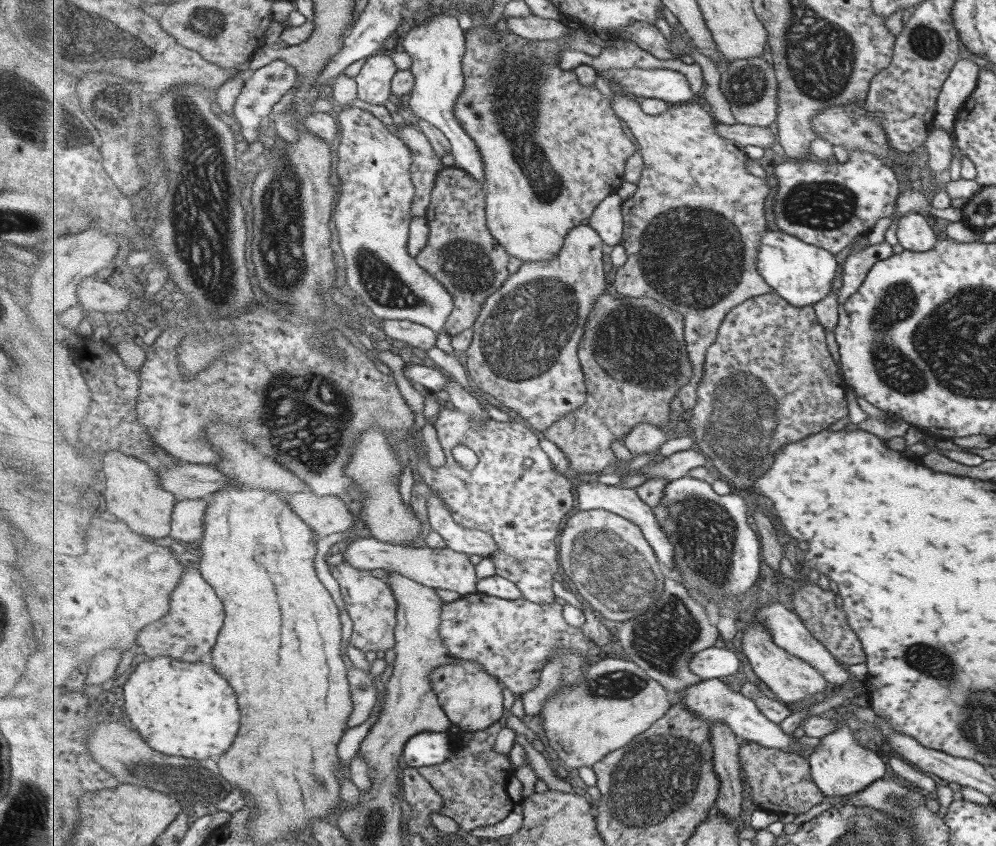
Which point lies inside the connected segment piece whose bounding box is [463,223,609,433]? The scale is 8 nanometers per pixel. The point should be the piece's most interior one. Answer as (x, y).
(540, 313)

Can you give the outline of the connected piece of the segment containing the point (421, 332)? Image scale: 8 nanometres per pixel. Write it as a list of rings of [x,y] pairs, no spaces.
[[[382,319],[375,323],[380,325],[391,339],[396,340],[396,344],[413,346],[426,351],[437,346],[439,340],[435,330],[410,320]]]

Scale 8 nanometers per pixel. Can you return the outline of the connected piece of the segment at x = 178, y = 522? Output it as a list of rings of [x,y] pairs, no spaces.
[[[202,499],[177,502],[172,514],[170,539],[197,546],[203,540],[204,516],[208,505]]]

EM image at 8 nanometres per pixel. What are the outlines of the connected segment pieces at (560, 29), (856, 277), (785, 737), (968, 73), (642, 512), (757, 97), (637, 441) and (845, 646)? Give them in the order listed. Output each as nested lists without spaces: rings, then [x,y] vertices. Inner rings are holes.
[[[533,14],[528,17],[517,18],[515,16],[507,17],[507,26],[523,38],[531,40],[560,40],[572,32],[572,28],[565,26],[558,19],[543,19]]]
[[[879,239],[878,243],[867,244],[865,248],[849,253],[842,265],[841,288],[837,288],[838,305],[857,290],[874,262],[879,262],[891,254],[891,245],[883,239]]]
[[[710,679],[701,682],[701,684],[695,684],[695,686],[689,687],[682,693],[673,694],[671,701],[673,704],[675,702],[684,704],[693,714],[706,720],[711,725],[716,722],[728,722],[733,732],[742,740],[751,740],[767,748],[791,748],[789,752],[801,752],[801,750],[807,748],[800,749],[797,747],[799,746],[797,738],[801,737],[801,732],[787,734],[781,728],[780,724],[769,720],[769,718],[761,712],[756,701],[747,698],[747,696],[743,696],[739,691],[733,692],[733,690],[731,690],[725,682],[721,682],[721,680]]]
[[[961,60],[953,66],[953,69],[949,71],[948,77],[940,86],[935,103],[934,117],[931,123],[934,126],[940,126],[945,132],[949,133],[949,137],[958,110],[964,105],[964,102],[975,88],[977,75],[978,67],[973,62]]]
[[[578,477],[573,479],[572,482],[574,482],[576,495],[579,499],[578,510],[608,510],[609,512],[614,512],[615,514],[624,516],[627,520],[634,522],[637,526],[643,528],[645,539],[651,544],[654,551],[657,552],[657,556],[659,556],[669,568],[672,568],[673,575],[676,575],[675,545],[673,545],[673,541],[669,541],[669,538],[671,537],[667,537],[664,528],[661,528],[660,522],[658,521],[658,518],[656,518],[652,506],[641,500],[636,488],[620,488],[617,487],[617,485],[607,486],[607,484],[597,482],[594,477]]]
[[[763,56],[749,60],[731,61],[727,72],[720,72],[720,90],[730,103],[734,118],[739,123],[757,126],[771,126],[779,114],[779,83],[776,69]]]
[[[640,424],[627,436],[624,445],[633,456],[654,454],[665,442],[673,438],[677,438],[677,434],[674,432],[665,433],[653,424]]]
[[[816,583],[801,585],[800,592],[790,594],[794,596],[791,603],[794,610],[800,616],[811,634],[832,654],[839,662],[850,664],[861,664],[866,662],[866,655],[862,651],[861,641],[857,634],[850,628],[846,621],[846,613],[841,607],[835,605],[835,592],[823,591]]]

